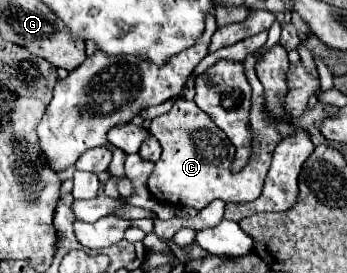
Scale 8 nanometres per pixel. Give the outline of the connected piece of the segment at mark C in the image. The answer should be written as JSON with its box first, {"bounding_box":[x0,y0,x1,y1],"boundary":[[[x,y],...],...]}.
{"bounding_box":[149,54,293,210],"boundary":[[[249,54],[243,60],[245,76],[253,88],[251,98],[251,114],[249,114],[249,128],[253,134],[253,150],[249,156],[249,162],[245,170],[233,174],[231,172],[231,142],[217,130],[217,124],[209,114],[205,114],[193,100],[177,100],[173,108],[167,114],[161,114],[151,120],[149,130],[159,138],[159,144],[163,148],[159,164],[155,164],[155,170],[149,178],[149,192],[157,202],[167,204],[179,204],[179,206],[191,206],[195,210],[205,208],[215,198],[221,198],[223,202],[251,202],[257,200],[263,188],[263,180],[267,176],[267,170],[271,166],[271,156],[277,146],[277,142],[289,134],[293,134],[293,126],[283,120],[281,124],[269,120],[263,114],[263,86],[255,74],[255,56]]]}

